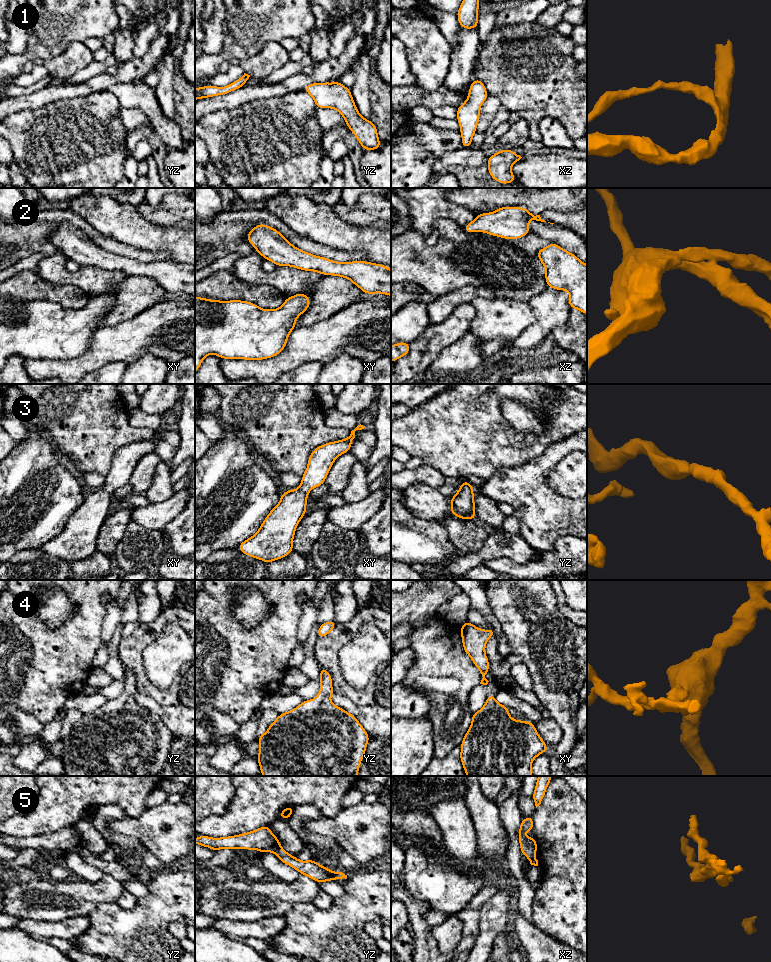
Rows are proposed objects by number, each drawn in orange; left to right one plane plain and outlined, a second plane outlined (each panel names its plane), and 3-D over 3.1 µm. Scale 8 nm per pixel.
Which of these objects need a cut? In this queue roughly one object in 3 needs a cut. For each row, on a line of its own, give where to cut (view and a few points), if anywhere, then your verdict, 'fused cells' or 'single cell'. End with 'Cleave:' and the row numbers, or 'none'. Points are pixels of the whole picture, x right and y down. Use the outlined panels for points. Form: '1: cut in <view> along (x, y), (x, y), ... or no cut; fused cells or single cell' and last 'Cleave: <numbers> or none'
1: no cut; single cell
2: no cut; single cell
3: no cut; single cell
4: no cut; single cell
5: cut in yz along (280, 846), (274, 852); fused cells
Cleave: 5

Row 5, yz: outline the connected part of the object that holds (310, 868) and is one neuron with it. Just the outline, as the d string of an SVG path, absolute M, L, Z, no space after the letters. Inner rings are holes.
M279 847L275 854L282 863L293 867L300 874L306 875L318 883L342 878L347 879L347 875L344 873L329 870L312 859L300 861L294 855L288 854L282 847Z

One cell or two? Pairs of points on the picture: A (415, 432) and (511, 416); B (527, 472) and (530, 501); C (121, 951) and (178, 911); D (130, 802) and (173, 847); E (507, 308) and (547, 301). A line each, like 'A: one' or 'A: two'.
A: two
B: one
C: one
D: two
E: two

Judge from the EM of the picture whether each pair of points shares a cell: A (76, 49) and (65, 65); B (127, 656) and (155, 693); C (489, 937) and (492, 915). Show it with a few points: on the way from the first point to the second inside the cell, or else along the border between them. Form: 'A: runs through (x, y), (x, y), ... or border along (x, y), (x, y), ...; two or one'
A: runs through (76, 53), (69, 61); one
B: runs through (136, 665), (141, 680), (146, 685); one
C: runs through (489, 932), (492, 920); one

